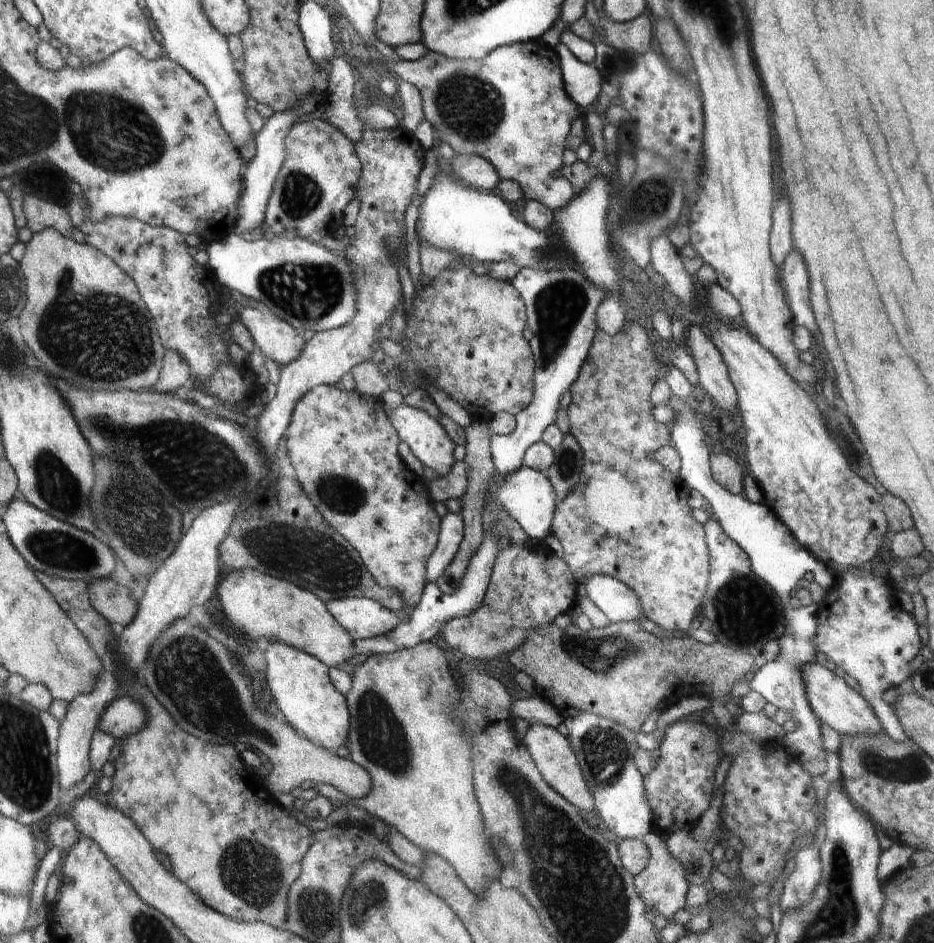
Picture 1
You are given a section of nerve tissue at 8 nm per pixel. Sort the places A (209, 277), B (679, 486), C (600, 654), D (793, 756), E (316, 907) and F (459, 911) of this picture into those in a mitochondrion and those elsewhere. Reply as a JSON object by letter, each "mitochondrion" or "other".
{"A":"other","B":"other","C":"mitochondrion","D":"other","E":"mitochondrion","F":"other"}

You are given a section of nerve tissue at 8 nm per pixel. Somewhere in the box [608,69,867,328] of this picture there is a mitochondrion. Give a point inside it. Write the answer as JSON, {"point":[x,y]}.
{"point":[647,204]}

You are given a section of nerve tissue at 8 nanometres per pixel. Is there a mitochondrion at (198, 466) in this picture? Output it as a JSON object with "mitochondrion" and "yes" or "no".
{"mitochondrion":"yes"}

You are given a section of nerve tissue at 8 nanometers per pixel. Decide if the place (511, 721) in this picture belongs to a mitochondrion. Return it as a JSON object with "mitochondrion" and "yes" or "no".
{"mitochondrion":"no"}

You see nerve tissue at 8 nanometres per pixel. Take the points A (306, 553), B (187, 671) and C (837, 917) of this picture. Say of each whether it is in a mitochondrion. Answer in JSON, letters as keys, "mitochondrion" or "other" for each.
{"A":"mitochondrion","B":"mitochondrion","C":"mitochondrion"}

